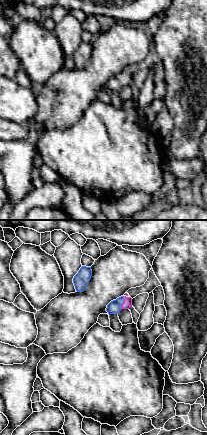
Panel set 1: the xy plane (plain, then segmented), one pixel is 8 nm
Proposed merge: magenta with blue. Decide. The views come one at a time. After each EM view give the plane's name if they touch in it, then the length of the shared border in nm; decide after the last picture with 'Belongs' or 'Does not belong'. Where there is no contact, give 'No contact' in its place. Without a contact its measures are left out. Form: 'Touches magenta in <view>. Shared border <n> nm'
Touches magenta in xy. Shared border 110 nm

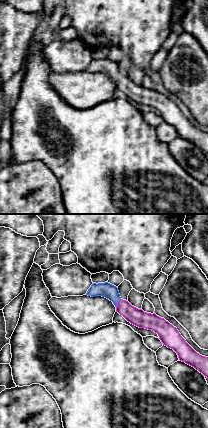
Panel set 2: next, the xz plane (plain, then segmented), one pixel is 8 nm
Touches magenta in xz. Shared border 80 nm

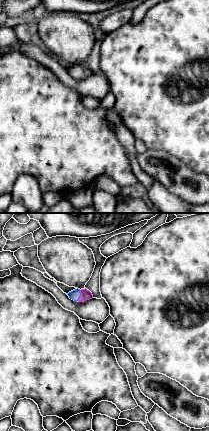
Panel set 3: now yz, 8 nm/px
Touches magenta in yz. Shared border 90 nm

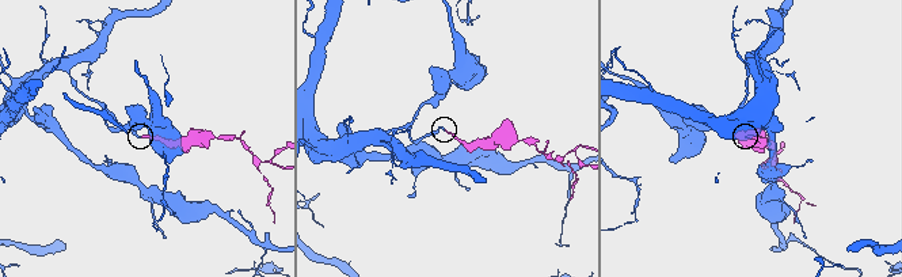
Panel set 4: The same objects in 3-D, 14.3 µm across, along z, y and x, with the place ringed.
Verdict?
Belongs

